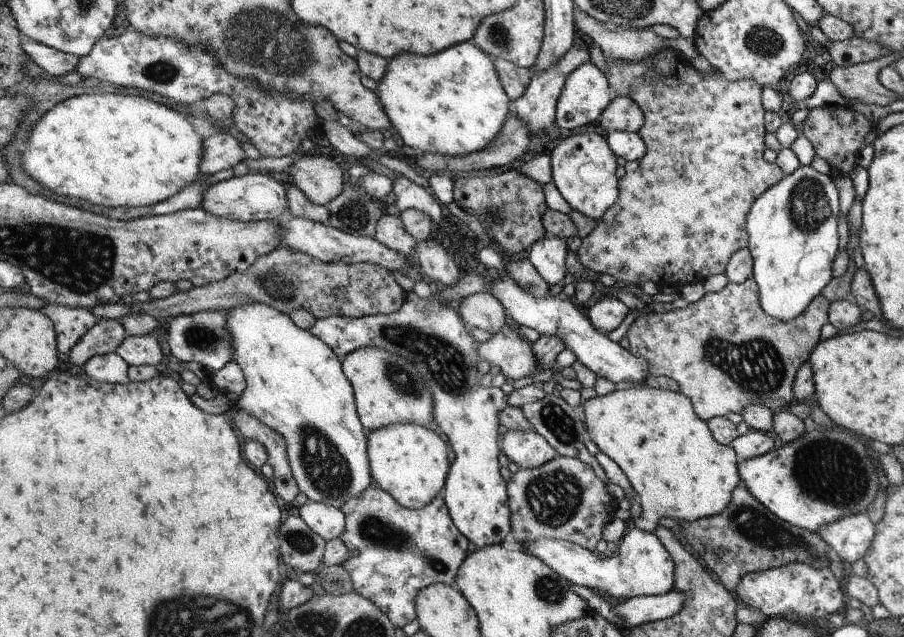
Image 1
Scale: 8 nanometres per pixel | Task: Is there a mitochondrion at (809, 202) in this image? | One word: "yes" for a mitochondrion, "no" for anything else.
yes

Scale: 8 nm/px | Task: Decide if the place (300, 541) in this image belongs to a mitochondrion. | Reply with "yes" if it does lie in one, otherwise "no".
yes

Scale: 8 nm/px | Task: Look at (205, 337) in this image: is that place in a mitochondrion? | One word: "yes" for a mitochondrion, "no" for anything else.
yes

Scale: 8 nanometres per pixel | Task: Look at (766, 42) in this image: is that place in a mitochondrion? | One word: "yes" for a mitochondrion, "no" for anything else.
yes

